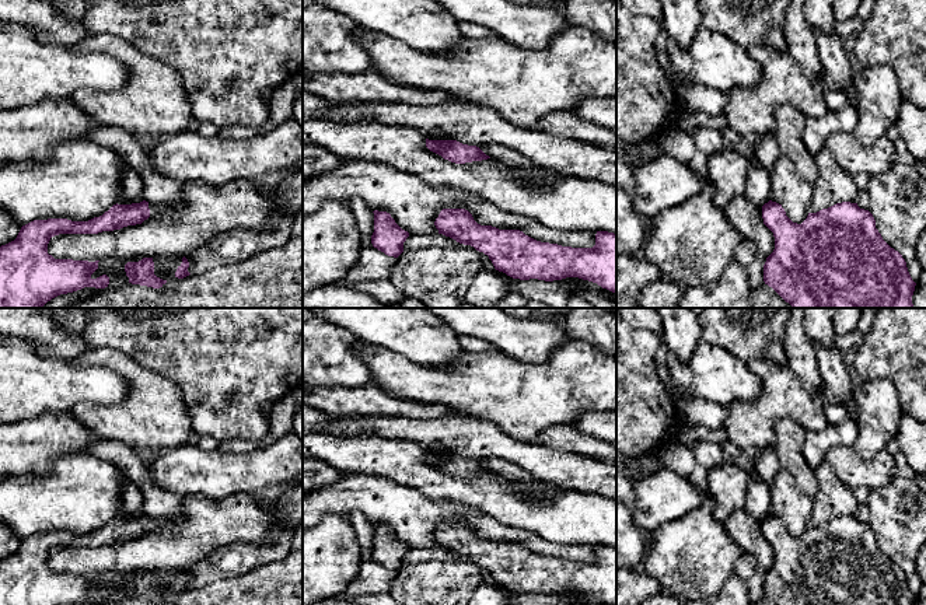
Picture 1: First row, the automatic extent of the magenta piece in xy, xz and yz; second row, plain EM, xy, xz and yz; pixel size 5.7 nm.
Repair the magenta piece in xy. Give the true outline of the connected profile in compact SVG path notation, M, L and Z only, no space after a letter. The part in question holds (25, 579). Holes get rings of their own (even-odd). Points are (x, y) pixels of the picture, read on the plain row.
M148 515L113 518L88 535L67 532L34 534L21 541L17 552L0 560L0 605L77 605L105 602L109 591L92 592L98 576L55 573L48 557L59 548L98 548L141 538L150 531Z

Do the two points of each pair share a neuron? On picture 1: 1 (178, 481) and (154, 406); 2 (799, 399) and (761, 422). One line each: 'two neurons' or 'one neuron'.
1: two neurons
2: one neuron

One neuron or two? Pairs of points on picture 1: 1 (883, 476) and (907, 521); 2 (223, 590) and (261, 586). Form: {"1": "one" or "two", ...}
{"1": "two", "2": "one"}

